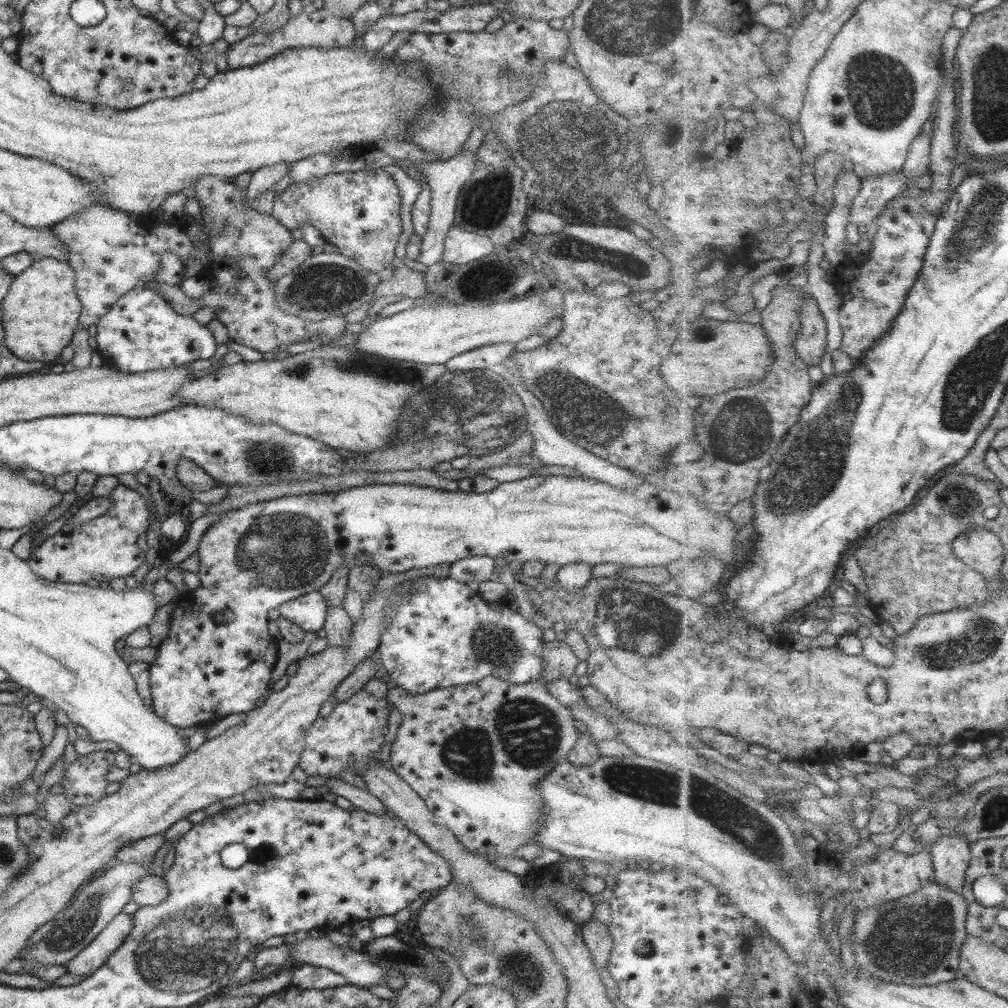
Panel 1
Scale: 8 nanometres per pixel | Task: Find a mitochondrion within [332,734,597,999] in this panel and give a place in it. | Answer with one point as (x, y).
(515, 965)

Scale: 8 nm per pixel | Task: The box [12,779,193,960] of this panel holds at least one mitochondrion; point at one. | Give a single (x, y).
(67, 936)

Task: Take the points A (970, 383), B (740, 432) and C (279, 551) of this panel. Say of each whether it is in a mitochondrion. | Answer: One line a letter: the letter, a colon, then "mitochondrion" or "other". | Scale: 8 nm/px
A: mitochondrion
B: mitochondrion
C: mitochondrion

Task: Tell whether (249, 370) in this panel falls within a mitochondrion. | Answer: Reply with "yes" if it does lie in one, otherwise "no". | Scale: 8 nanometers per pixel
no

